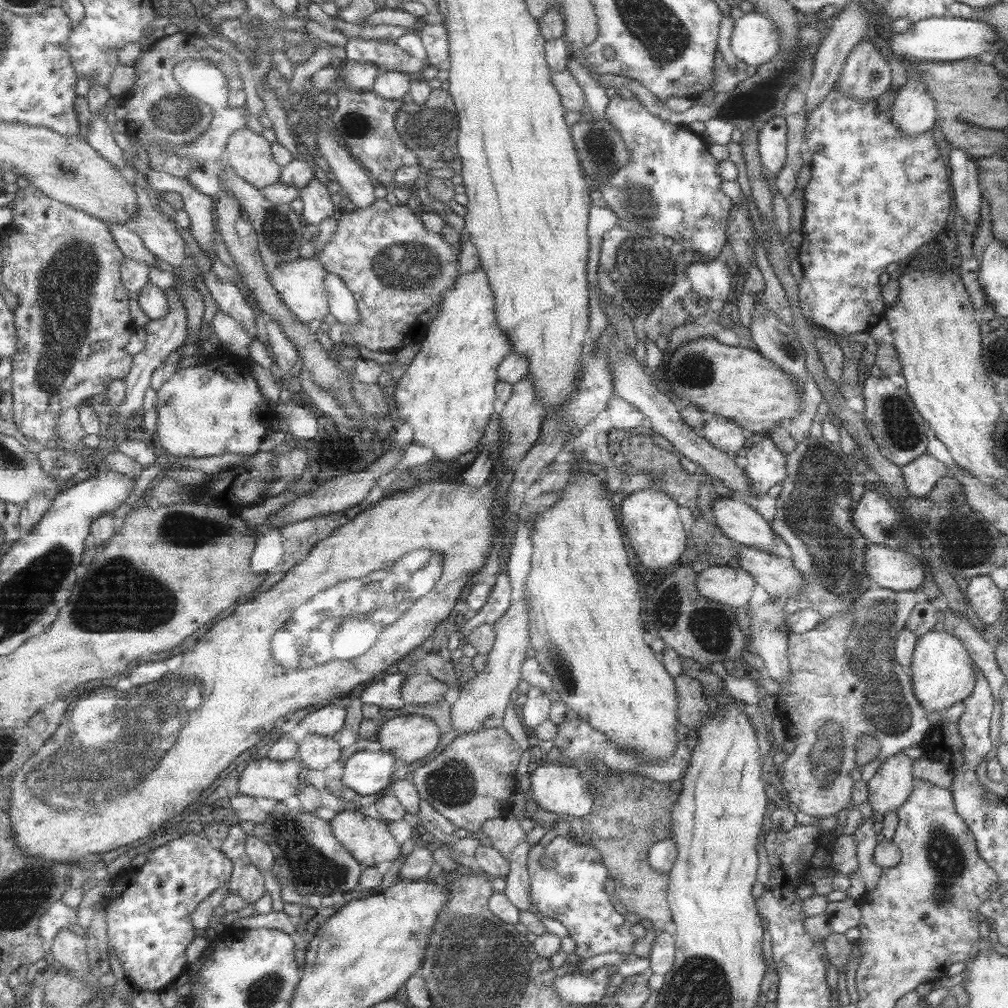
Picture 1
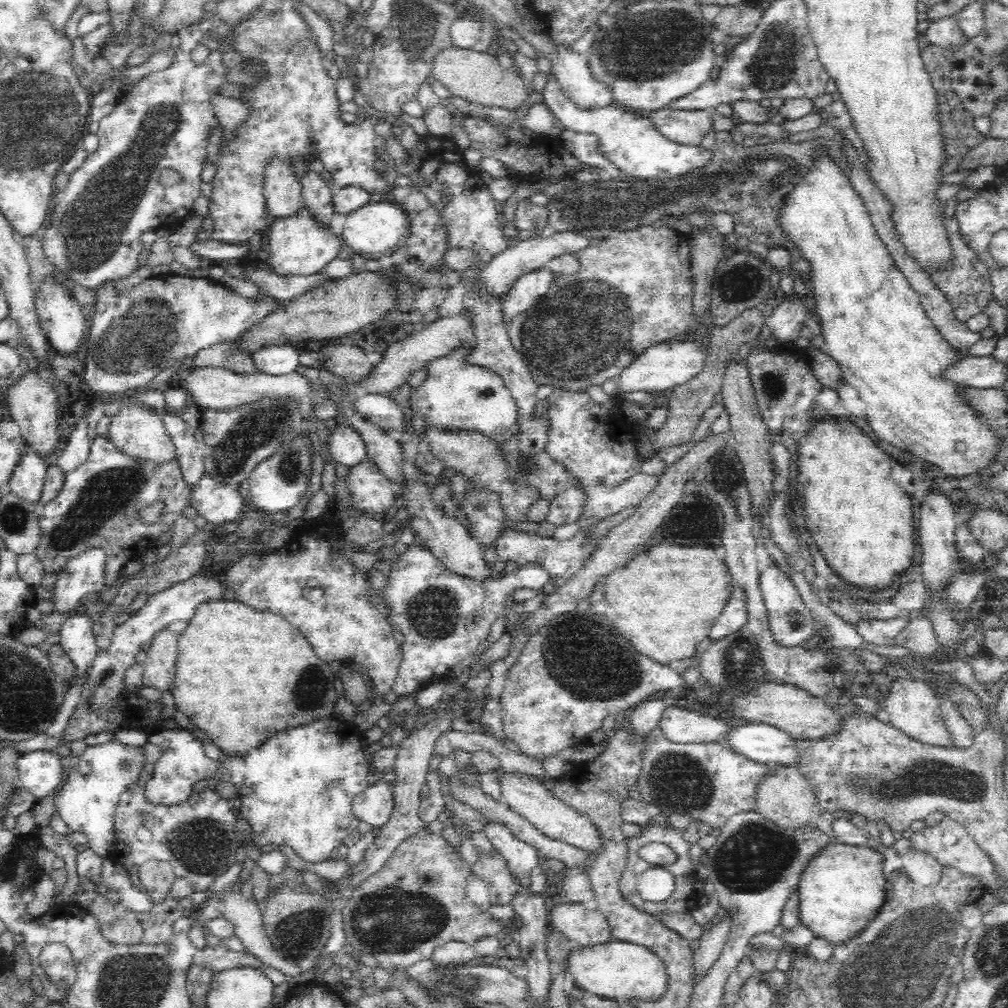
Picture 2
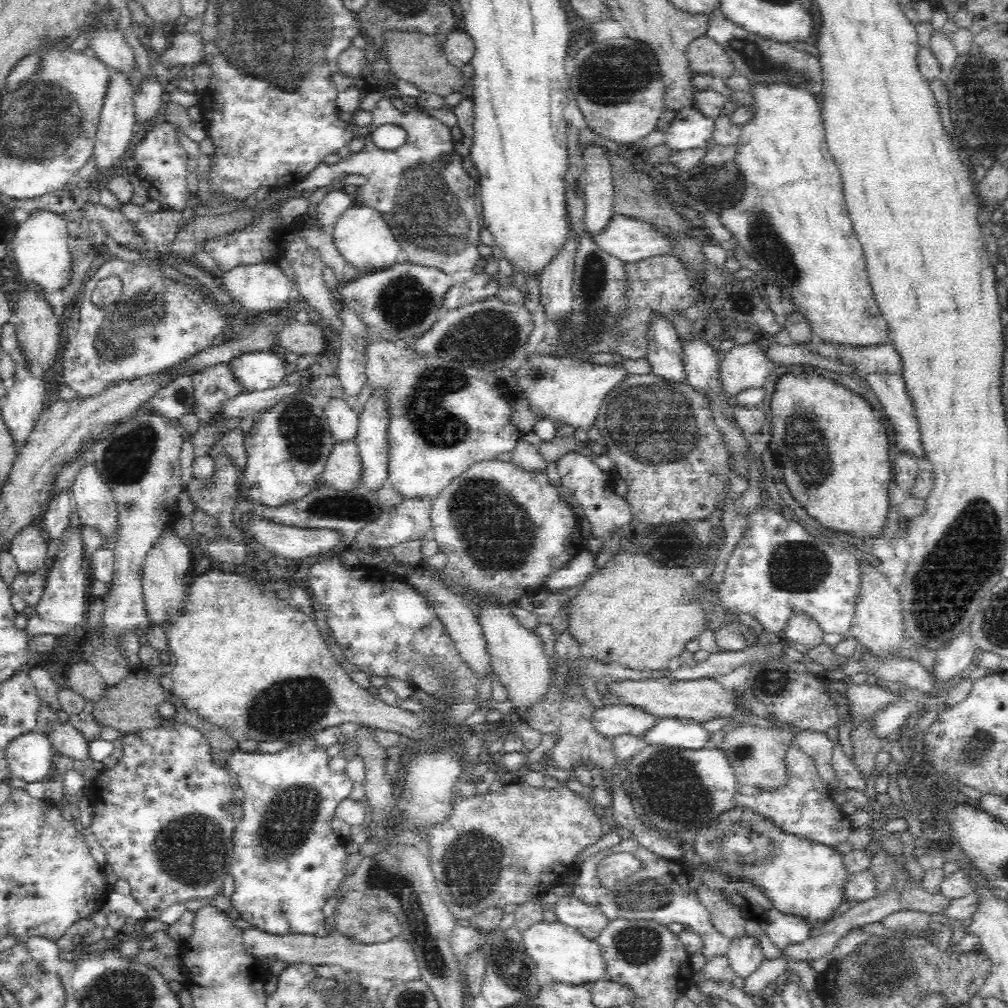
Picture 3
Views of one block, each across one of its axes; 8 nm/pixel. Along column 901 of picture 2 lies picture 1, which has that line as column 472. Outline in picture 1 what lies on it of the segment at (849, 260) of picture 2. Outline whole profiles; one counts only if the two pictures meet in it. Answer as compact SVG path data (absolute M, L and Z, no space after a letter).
M477 268L474 272L468 274L462 274L460 278L457 278L455 285L444 293L442 299L442 306L439 310L439 314L435 317L432 324L429 326L429 331L426 332L424 342L421 343L421 350L419 354L413 358L411 366L407 369L407 372L401 377L398 382L397 390L395 390L396 399L396 412L395 422L406 422L413 428L413 442L424 447L431 447L435 451L434 460L455 460L460 458L465 452L469 452L471 448L477 446L479 438L483 434L485 422L489 420L489 416L492 416L494 412L491 412L491 404L495 402L495 388L497 378L497 366L500 366L500 362L504 360L504 357L511 353L511 345L508 336L502 332L501 327L498 326L498 320L496 318L496 310L494 303L494 296L492 295L492 288L488 282L488 276L482 268Z

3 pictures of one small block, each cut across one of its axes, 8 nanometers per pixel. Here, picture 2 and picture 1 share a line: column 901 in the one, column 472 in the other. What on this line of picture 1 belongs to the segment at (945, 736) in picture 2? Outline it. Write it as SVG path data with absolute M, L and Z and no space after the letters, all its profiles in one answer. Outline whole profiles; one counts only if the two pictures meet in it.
M525 597L513 598L503 616L492 624L494 640L486 654L486 663L480 673L476 673L460 689L459 698L453 702L451 717L459 734L499 727L507 708L511 691L520 679L520 669L525 659L525 650L529 647L529 616Z

